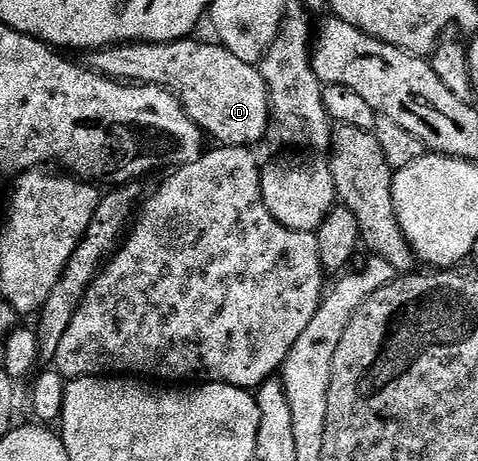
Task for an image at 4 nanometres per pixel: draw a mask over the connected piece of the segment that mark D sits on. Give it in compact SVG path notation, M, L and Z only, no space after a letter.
M186 38L166 44L112 44L110 48L90 51L88 56L88 67L109 80L130 84L154 84L157 88L166 88L172 92L202 133L206 137L214 136L218 145L244 148L266 139L270 122L269 91L261 77L261 69L256 64L248 64L235 58L220 43L200 44L197 38Z

